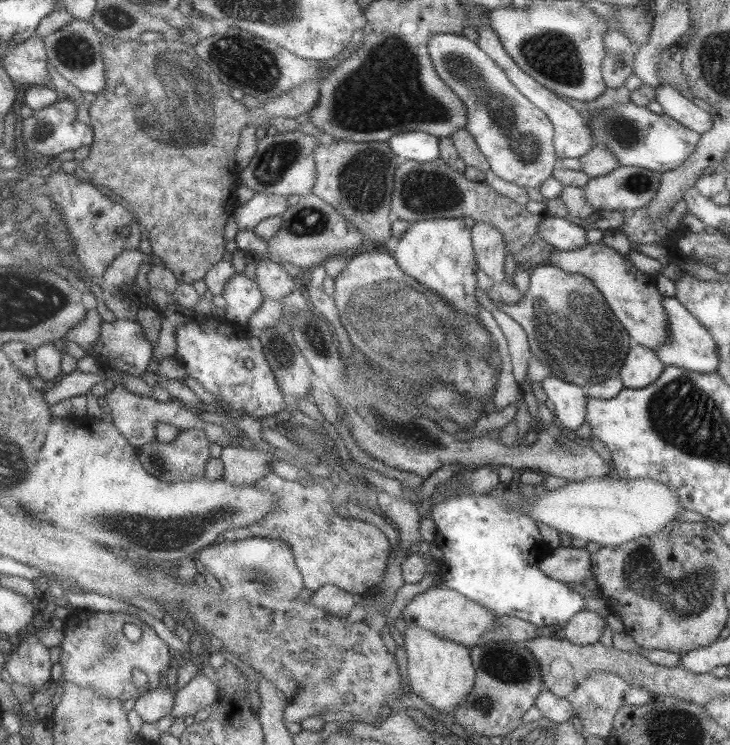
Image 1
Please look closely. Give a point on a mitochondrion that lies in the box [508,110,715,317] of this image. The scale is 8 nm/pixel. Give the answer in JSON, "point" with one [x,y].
{"point":[625,131]}

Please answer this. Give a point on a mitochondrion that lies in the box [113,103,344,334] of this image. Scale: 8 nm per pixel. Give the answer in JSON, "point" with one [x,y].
{"point":[278,158]}

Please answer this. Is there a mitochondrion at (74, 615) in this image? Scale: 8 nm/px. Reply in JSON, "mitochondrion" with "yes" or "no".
{"mitochondrion":"no"}

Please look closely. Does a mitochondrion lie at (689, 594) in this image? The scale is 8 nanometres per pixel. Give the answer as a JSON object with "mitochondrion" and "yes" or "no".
{"mitochondrion":"yes"}

